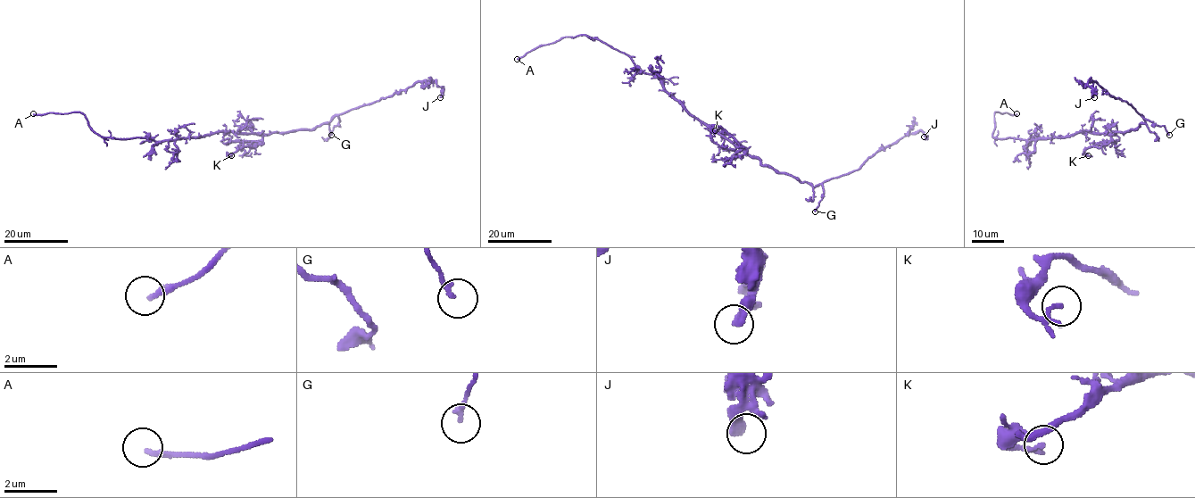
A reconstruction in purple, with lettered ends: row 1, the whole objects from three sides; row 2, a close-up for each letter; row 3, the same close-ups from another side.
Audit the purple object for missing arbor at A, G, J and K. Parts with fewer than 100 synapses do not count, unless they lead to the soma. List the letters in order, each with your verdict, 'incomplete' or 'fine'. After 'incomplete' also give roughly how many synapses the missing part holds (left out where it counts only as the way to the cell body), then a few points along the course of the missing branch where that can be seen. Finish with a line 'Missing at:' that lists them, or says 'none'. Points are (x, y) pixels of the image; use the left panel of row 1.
A: incomplete; missing branch runs (33, 113), (22, 112), (16, 117)
G: fine
J: fine
K: fine
Missing at: A

